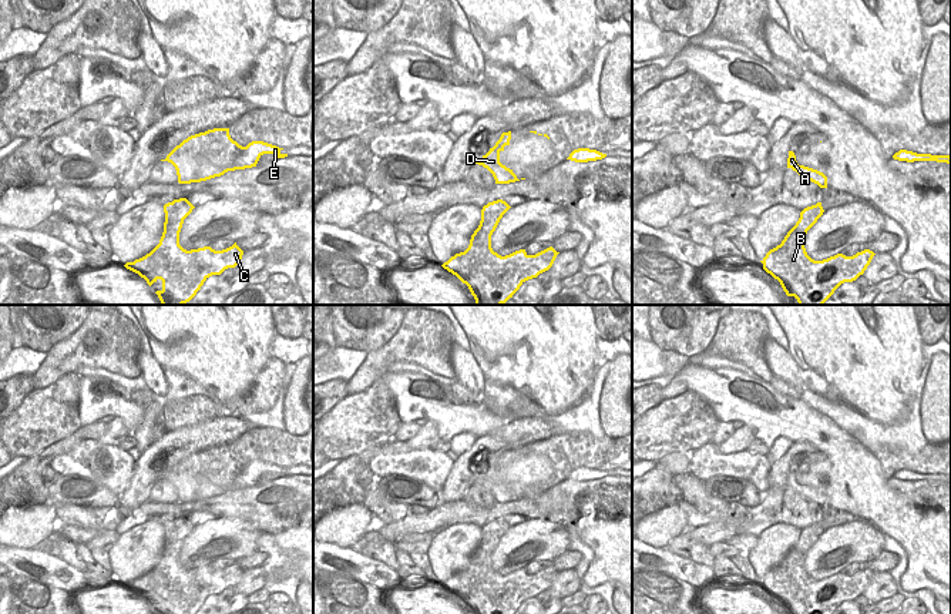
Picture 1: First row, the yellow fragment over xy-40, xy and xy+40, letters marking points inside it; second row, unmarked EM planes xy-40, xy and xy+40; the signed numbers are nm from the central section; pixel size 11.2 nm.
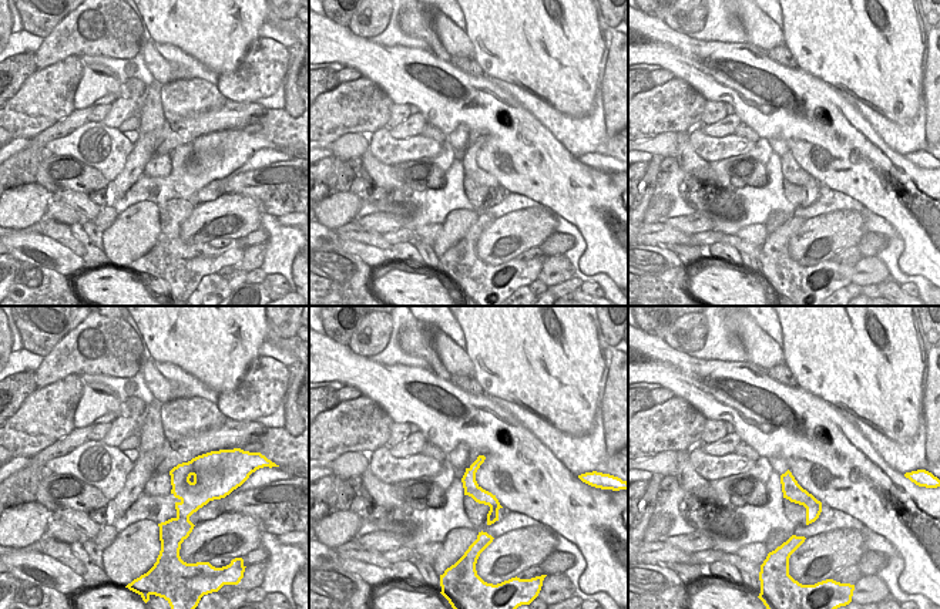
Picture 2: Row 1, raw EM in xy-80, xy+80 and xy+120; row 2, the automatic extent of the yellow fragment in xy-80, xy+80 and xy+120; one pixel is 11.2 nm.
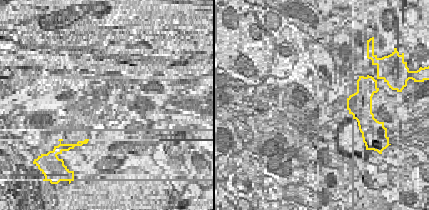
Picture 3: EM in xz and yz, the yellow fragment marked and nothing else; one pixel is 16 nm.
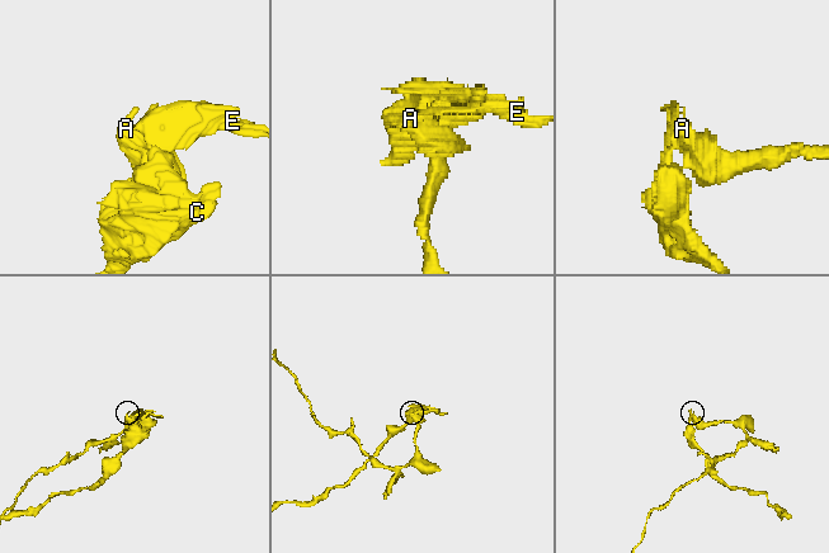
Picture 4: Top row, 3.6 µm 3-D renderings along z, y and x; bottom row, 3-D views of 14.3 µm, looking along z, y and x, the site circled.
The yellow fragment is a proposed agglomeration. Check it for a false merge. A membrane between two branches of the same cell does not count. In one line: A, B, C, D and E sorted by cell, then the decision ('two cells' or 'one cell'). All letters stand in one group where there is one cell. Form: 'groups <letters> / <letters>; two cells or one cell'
groups A / B C D E; two cells

